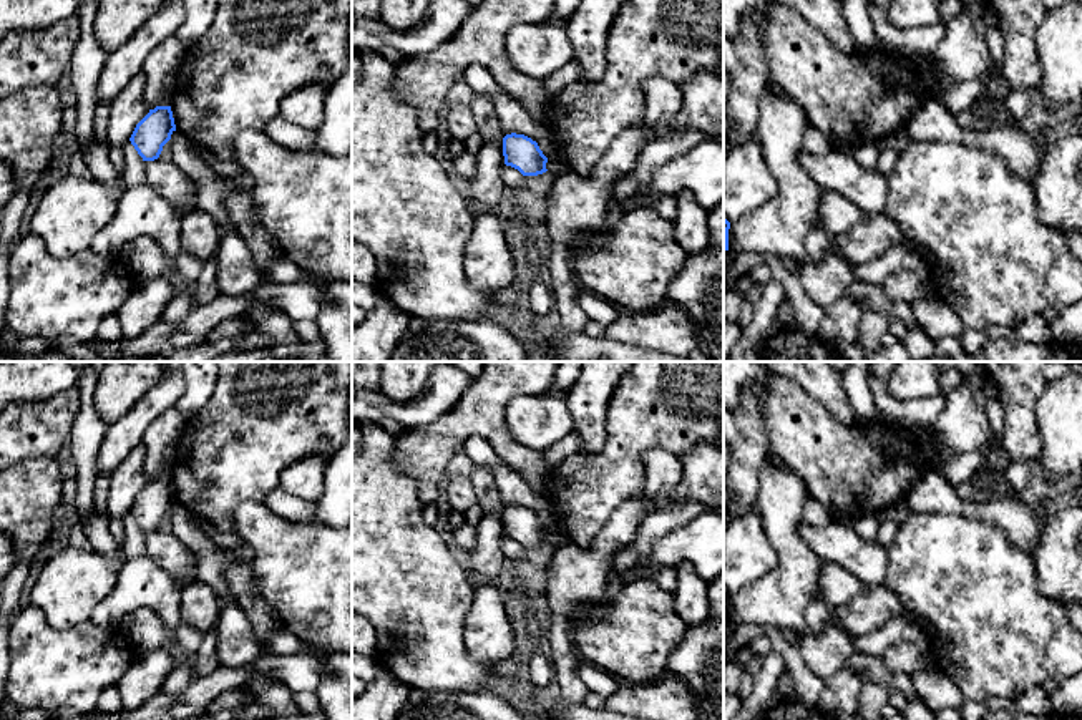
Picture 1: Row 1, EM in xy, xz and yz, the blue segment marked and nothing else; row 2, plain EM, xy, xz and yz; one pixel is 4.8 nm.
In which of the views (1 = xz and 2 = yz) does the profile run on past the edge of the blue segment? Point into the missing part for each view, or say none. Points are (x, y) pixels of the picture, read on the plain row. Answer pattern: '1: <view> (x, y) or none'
1: none
2: none

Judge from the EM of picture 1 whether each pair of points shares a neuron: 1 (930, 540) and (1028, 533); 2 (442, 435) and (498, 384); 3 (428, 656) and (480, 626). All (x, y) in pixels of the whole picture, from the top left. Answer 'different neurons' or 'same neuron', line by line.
1: different neurons
2: same neuron
3: different neurons

